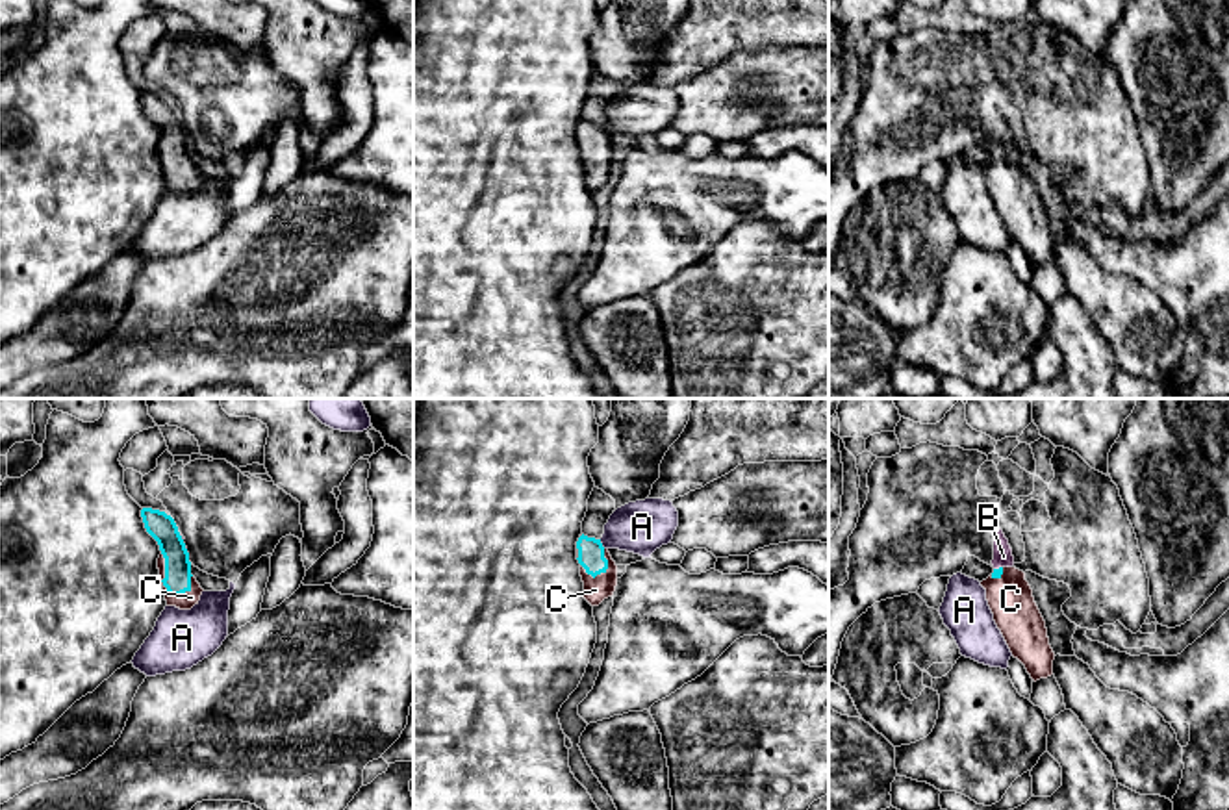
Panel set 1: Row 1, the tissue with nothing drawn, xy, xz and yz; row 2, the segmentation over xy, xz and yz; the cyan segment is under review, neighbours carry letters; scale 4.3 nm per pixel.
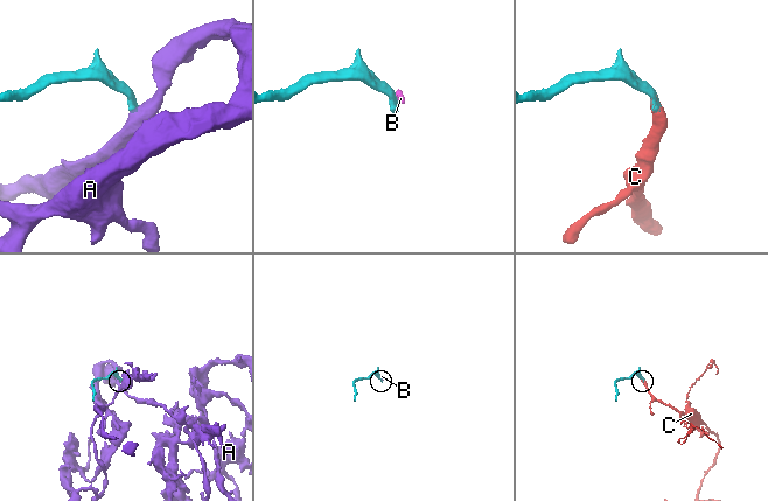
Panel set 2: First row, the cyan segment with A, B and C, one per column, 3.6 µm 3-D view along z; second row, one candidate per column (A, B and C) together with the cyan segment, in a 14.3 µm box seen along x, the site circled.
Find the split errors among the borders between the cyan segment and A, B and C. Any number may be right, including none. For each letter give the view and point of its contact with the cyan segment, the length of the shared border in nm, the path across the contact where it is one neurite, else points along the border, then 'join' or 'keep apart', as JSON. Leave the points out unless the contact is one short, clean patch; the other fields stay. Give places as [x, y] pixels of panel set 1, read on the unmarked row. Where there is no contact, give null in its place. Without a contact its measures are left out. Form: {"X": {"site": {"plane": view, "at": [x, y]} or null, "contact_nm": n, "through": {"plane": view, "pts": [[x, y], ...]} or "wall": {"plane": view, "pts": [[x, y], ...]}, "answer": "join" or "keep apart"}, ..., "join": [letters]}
{"A": {"site": {"plane": "xz", "at": [601, 128]}, "contact_nm": 50, "wall": {"plane": "xz", "pts": [[599, 125], [605, 132]]}, "answer": "keep apart"}, "B": {"site": {"plane": "yz", "at": [1000, 152]}, "contact_nm": 40, "wall": {"plane": "yz", "pts": [[1001, 151], [994, 154]]}, "answer": "keep apart"}, "C": {"site": {"plane": "xz", "at": [607, 151]}, "contact_nm": 140, "through": {"plane": "xz", "pts": [[592, 143], [607, 151], [599, 160], [595, 175]]}, "answer": "join"}, "join": ["C"]}

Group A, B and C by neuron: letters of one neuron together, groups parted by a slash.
A / B / C

